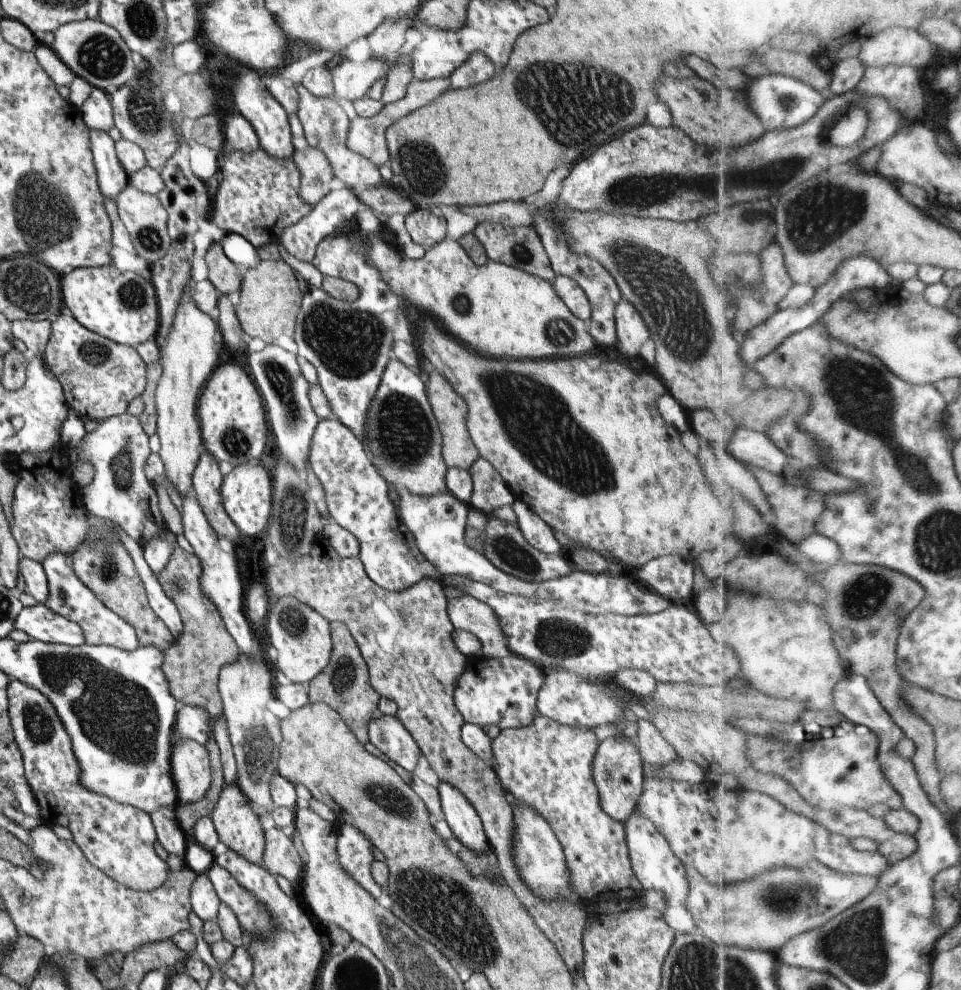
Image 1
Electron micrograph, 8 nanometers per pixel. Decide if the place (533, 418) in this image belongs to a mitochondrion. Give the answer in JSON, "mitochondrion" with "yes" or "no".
{"mitochondrion":"yes"}

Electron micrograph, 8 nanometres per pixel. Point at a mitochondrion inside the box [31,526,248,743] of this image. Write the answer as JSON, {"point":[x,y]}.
{"point":[109,568]}

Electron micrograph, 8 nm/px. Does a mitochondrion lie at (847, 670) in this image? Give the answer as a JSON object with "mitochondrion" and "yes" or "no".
{"mitochondrion":"no"}

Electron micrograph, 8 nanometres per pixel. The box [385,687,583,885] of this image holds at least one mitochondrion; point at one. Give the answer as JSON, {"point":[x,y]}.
{"point":[544,843]}

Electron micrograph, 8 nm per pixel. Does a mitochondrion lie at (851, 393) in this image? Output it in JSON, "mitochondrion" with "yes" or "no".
{"mitochondrion":"yes"}

